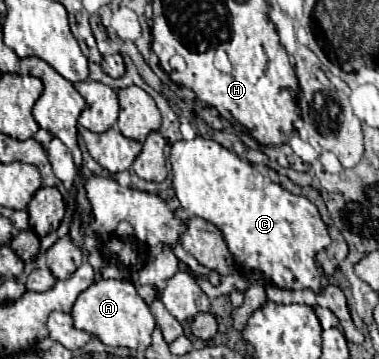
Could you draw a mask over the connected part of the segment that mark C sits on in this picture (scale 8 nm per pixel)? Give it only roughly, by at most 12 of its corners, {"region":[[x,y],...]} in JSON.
{"region":[[202,136],[174,142],[174,192],[240,272],[320,292],[316,206]]}

